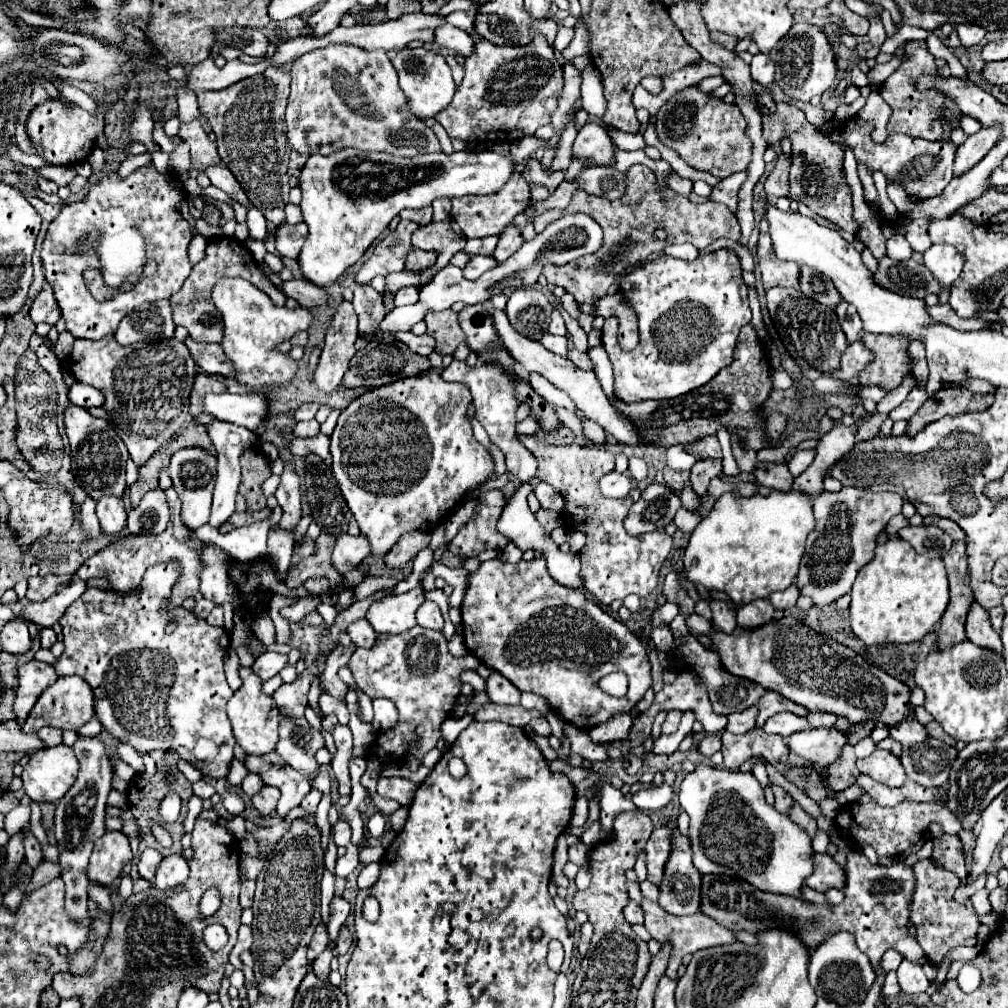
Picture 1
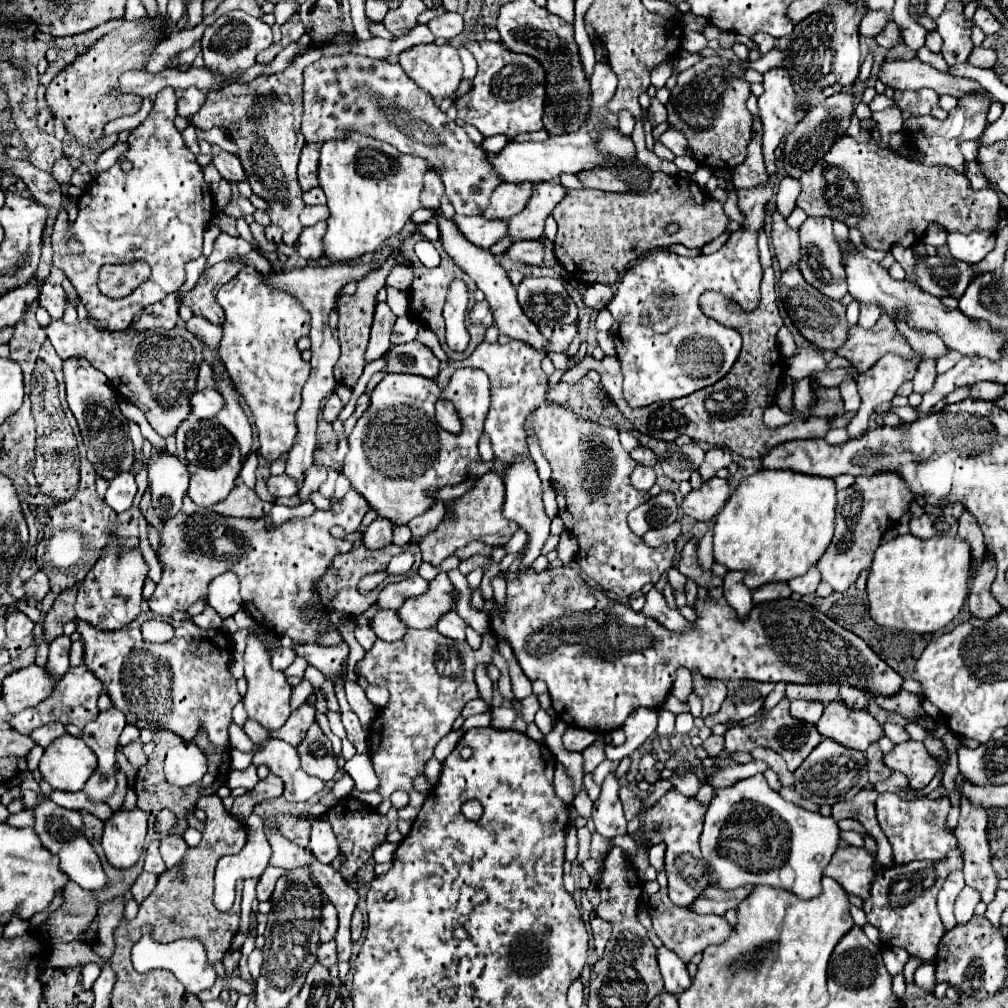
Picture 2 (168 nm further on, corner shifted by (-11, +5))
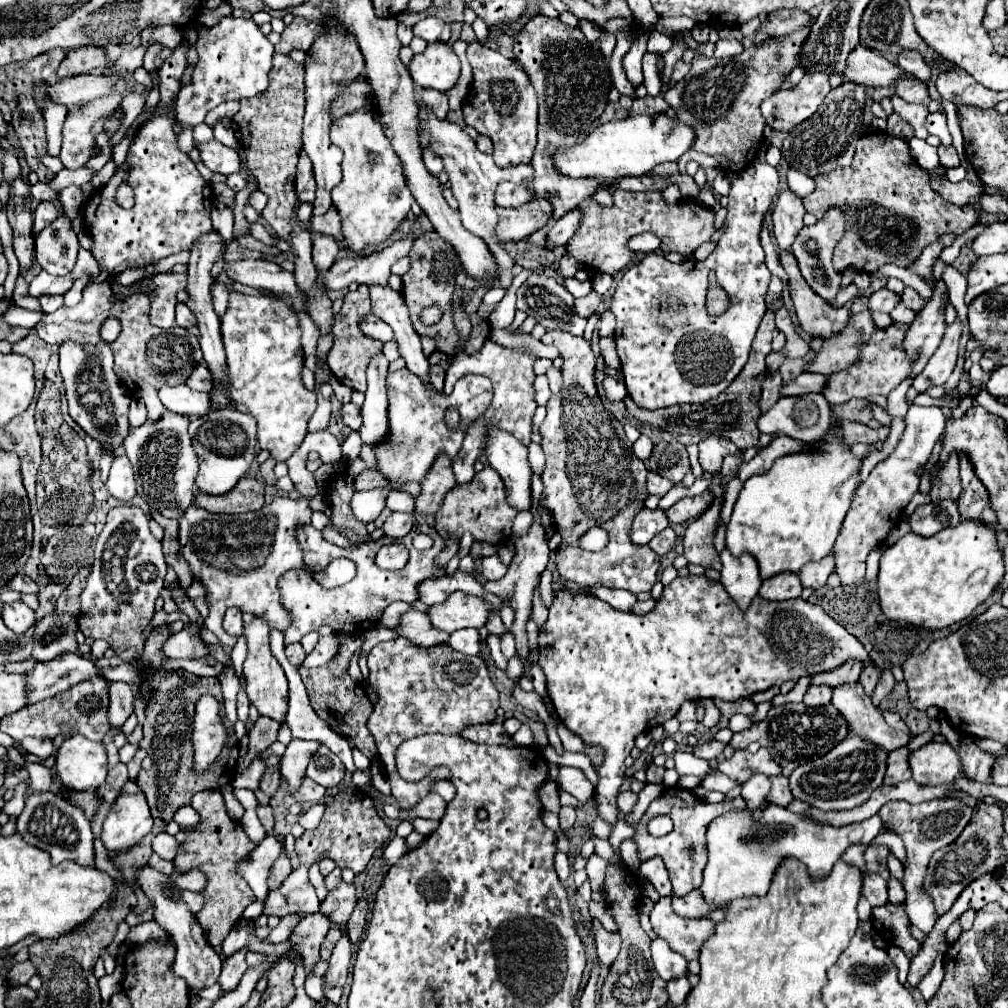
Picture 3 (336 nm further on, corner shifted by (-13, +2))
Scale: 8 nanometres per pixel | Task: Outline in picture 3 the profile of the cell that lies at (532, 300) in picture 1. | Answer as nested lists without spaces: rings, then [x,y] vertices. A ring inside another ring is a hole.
[[[532,275],[524,281],[518,289],[516,307],[546,329],[560,329],[572,335],[582,335],[588,321],[574,311],[574,297],[548,275]]]

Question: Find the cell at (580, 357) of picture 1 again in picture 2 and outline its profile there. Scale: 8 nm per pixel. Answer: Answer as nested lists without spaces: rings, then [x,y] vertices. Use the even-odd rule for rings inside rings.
[[[766,268],[764,278],[760,285],[760,306],[754,312],[744,312],[740,306],[736,306],[730,298],[716,294],[716,292],[704,292],[700,296],[700,308],[708,318],[724,324],[724,326],[734,326],[744,340],[742,352],[728,372],[720,382],[702,388],[700,392],[694,392],[692,396],[680,398],[680,400],[670,400],[668,404],[652,404],[648,408],[632,408],[622,396],[622,372],[620,372],[620,362],[616,356],[606,356],[604,360],[594,360],[592,356],[586,356],[576,368],[566,372],[561,378],[561,382],[574,385],[585,376],[589,370],[596,370],[602,374],[602,386],[614,398],[616,406],[620,412],[644,434],[650,434],[660,440],[674,440],[680,434],[690,436],[696,442],[706,442],[710,446],[722,446],[738,456],[744,458],[762,458],[768,450],[774,446],[788,442],[788,440],[798,440],[798,438],[824,438],[826,432],[832,428],[830,418],[812,418],[808,422],[794,420],[782,428],[770,430],[762,422],[762,412],[768,404],[774,402],[776,386],[778,380],[784,374],[782,366],[782,356],[776,352],[776,332],[782,326],[782,316],[776,306],[776,290],[774,290],[774,270]]]

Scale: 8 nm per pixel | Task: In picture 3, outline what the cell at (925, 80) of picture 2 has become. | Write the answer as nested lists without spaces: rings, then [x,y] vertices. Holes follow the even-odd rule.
[[[856,47],[850,53],[844,75],[852,83],[860,83],[864,87],[890,87],[908,77],[908,73],[904,73],[898,65],[866,47]]]

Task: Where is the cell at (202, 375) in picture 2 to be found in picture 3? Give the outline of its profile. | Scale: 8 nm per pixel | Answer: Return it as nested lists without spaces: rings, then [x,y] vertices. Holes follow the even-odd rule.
[[[204,363],[196,365],[194,371],[192,371],[192,375],[186,379],[186,385],[190,385],[190,387],[196,389],[196,391],[206,391],[206,393],[210,393],[210,391],[212,391],[212,375],[210,375],[208,367],[206,367]]]

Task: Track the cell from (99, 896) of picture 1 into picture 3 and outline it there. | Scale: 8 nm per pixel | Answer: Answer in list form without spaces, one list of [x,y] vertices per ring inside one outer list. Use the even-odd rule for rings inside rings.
[[[50,791],[34,793],[26,799],[26,807],[20,813],[16,825],[26,843],[50,853],[54,865],[60,865],[62,861],[74,861],[82,867],[94,867],[94,835],[90,821],[86,819],[84,811],[80,807],[74,807],[70,801],[60,799]]]

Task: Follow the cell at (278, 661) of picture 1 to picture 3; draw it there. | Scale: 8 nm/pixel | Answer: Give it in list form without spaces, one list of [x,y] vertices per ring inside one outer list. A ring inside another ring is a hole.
[[[292,643],[292,645],[286,647],[286,657],[288,657],[288,661],[290,661],[292,665],[300,667],[302,661],[304,661],[304,657],[306,657],[306,653],[304,653],[304,649],[302,649],[300,643]]]

